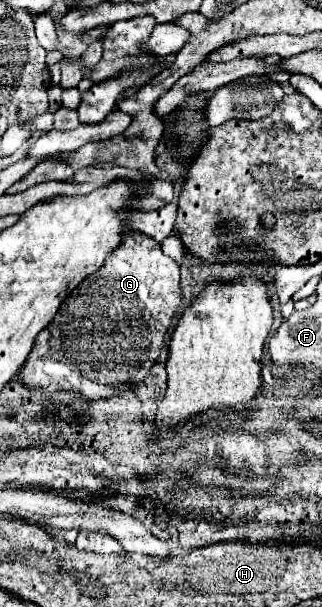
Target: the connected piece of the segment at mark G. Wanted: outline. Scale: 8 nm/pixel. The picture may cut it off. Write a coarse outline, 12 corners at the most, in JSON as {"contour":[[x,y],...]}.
{"contour":[[129,229],[37,335],[19,381],[89,403],[141,383],[179,265]]}

